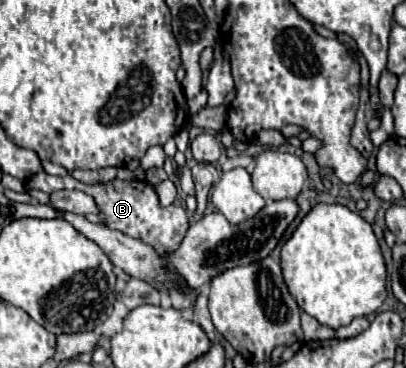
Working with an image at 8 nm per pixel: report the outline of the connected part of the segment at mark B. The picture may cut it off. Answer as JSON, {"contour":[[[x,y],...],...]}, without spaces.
{"contour":[[[39,172],[35,174],[29,182],[27,182],[27,188],[29,190],[43,190],[43,192],[53,192],[53,190],[63,190],[63,188],[69,188],[69,190],[81,190],[89,196],[93,196],[97,208],[99,208],[99,218],[103,222],[103,226],[111,228],[111,230],[119,230],[131,238],[137,238],[137,240],[143,240],[147,246],[151,246],[165,262],[167,270],[169,272],[177,272],[173,262],[171,262],[171,252],[175,252],[175,248],[179,248],[179,244],[183,242],[183,236],[187,234],[187,228],[189,228],[189,216],[187,216],[187,210],[183,206],[161,206],[159,202],[159,196],[157,196],[157,190],[155,186],[151,186],[149,182],[143,182],[143,180],[113,180],[109,184],[83,184],[83,182],[77,182],[73,176],[49,176],[47,172]]]}

